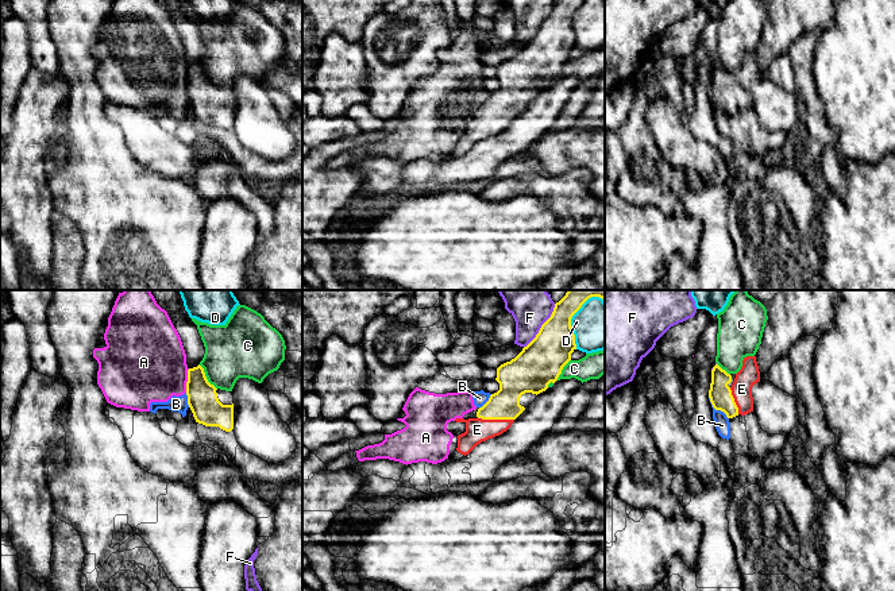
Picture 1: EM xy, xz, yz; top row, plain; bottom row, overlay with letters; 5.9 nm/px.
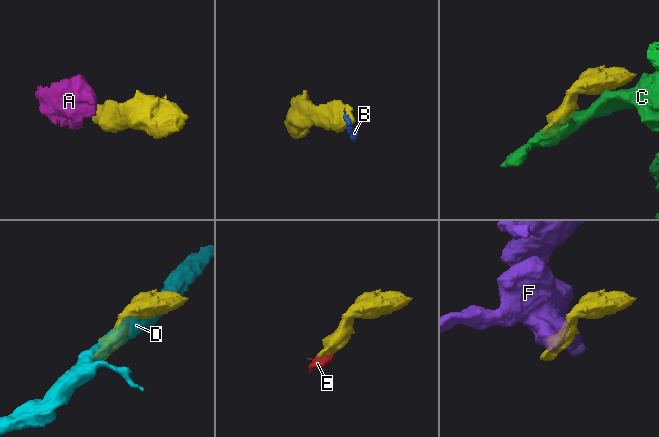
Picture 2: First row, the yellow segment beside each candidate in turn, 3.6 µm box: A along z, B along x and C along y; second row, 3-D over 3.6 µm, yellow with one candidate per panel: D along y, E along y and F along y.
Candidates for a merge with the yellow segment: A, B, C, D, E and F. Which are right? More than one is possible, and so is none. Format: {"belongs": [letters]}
{"belongs": ["E"]}

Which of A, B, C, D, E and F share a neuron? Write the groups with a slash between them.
A B / C / D / E / F

